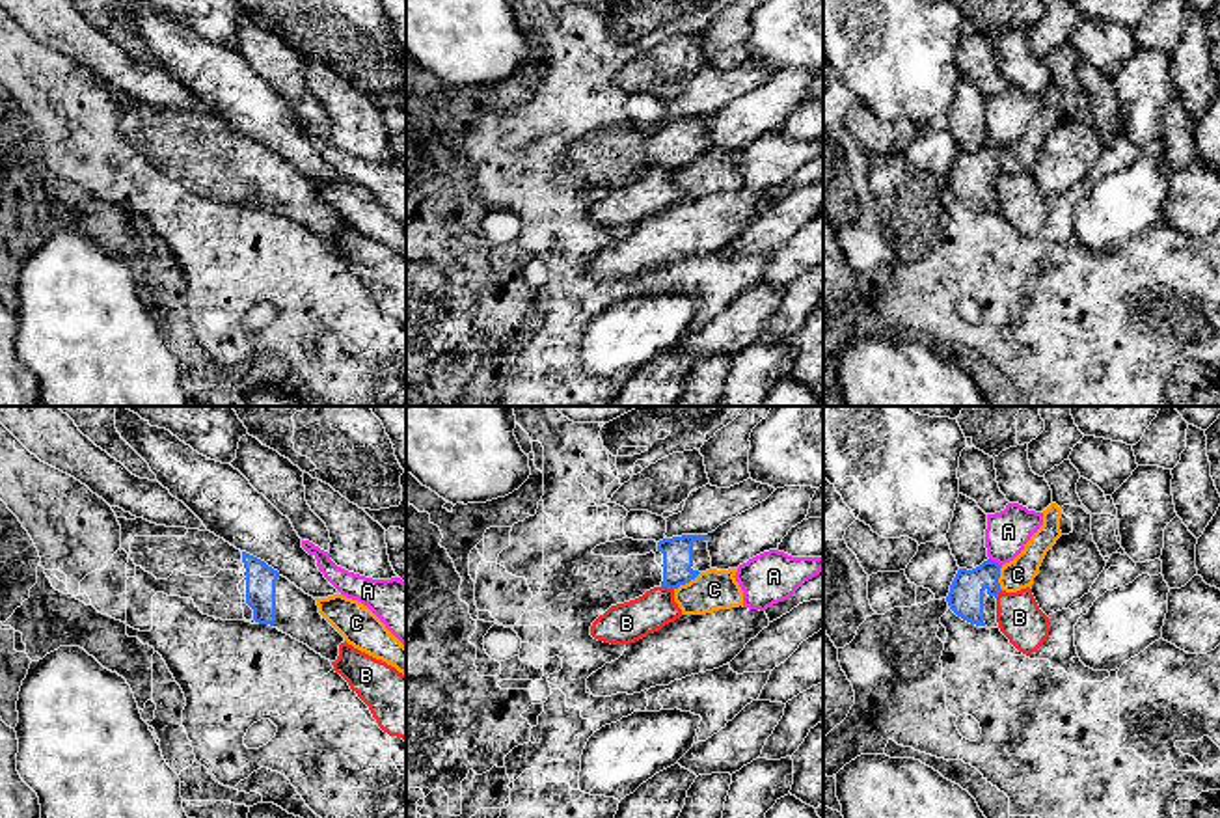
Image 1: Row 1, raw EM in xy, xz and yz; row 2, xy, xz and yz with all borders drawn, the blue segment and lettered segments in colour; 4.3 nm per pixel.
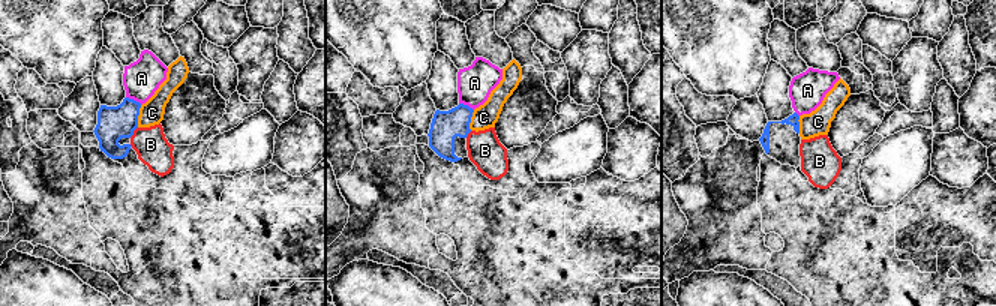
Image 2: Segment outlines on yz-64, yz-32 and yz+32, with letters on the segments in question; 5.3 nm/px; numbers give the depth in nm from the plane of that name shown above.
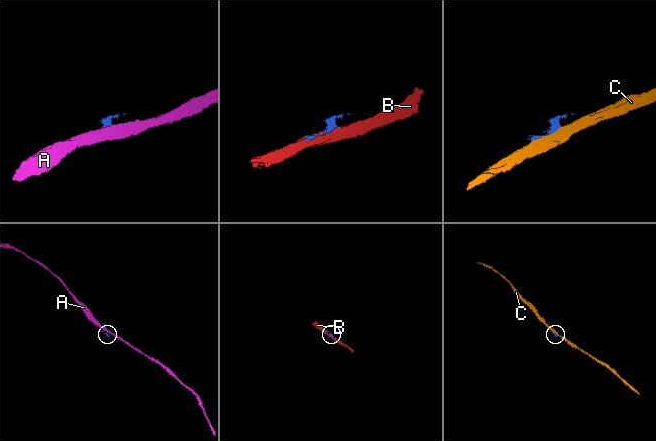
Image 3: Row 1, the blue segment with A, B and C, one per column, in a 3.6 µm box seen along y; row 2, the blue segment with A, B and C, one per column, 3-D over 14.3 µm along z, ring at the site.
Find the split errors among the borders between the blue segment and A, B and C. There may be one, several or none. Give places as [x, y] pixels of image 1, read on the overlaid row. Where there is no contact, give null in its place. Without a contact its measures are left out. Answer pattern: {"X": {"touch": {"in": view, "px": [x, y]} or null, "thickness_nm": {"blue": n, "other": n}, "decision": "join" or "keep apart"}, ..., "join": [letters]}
{"A": {"touch": {"in": "yz", "px": [995, 561]}, "thickness_nm": {"blue": 160, "other": 180}, "decision": "keep apart"}, "B": {"touch": {"in": "xz", "px": [667, 586]}, "thickness_nm": {"blue": 130, "other": 180}, "decision": "keep apart"}, "C": {"touch": {"in": "xz", "px": [688, 582]}, "thickness_nm": {"blue": 130, "other": 180}, "decision": "keep apart"}, "join": []}

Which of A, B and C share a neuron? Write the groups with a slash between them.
A / B / C

